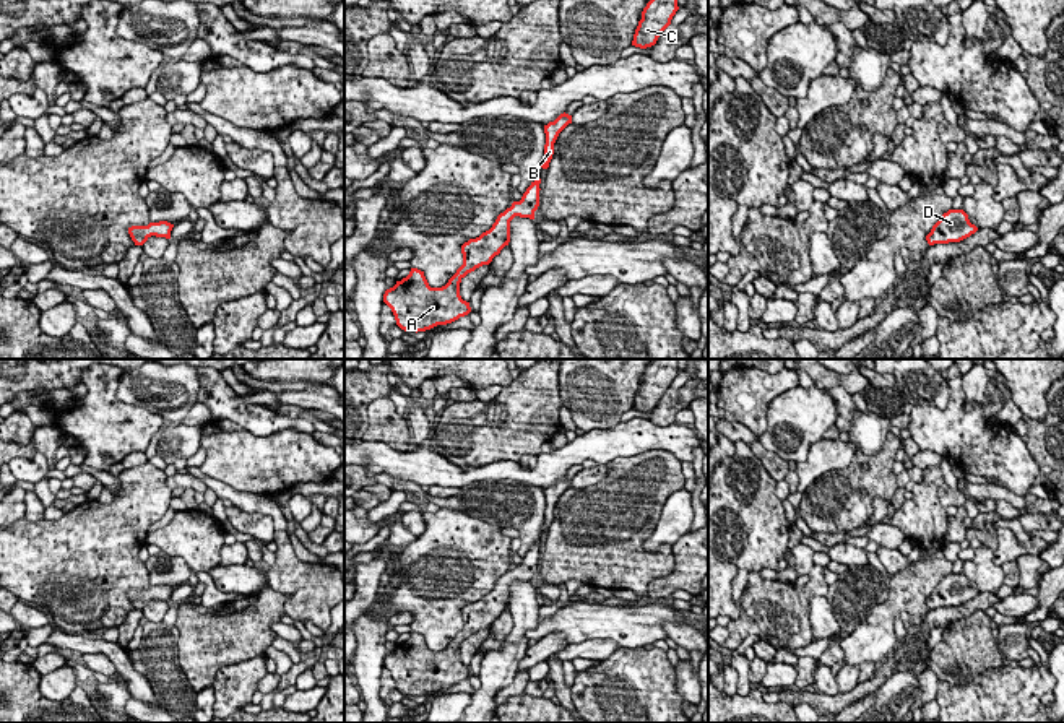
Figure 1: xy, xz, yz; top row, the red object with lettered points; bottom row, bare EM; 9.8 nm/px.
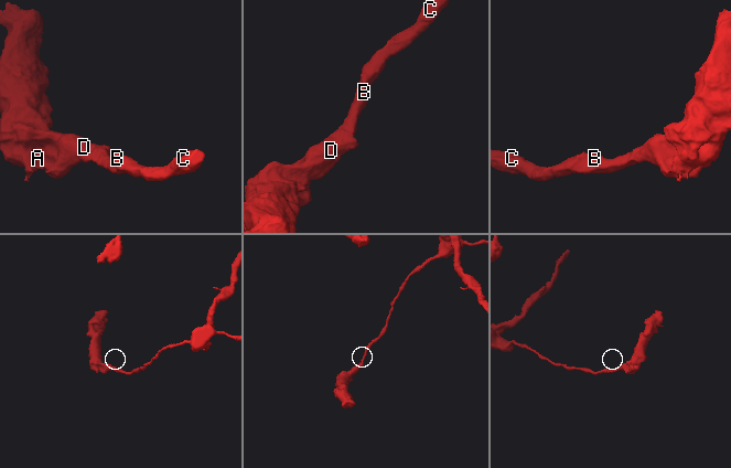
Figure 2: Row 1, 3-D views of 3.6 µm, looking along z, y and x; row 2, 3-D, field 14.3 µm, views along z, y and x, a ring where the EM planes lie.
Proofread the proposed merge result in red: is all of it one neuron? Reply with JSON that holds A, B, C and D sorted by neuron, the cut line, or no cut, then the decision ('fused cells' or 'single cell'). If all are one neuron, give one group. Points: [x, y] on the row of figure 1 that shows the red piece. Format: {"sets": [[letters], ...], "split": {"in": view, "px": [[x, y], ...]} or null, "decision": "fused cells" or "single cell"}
{"sets": [["A", "B", "C", "D"]], "split": null, "decision": "single cell"}

